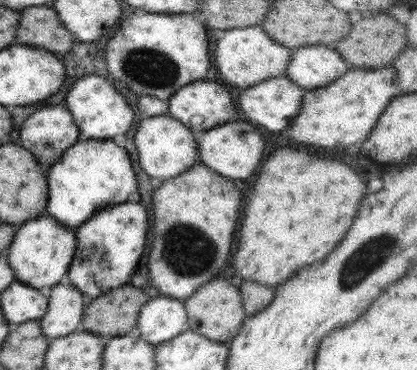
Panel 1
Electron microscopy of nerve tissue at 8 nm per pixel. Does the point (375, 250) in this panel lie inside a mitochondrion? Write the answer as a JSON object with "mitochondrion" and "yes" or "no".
{"mitochondrion":"yes"}

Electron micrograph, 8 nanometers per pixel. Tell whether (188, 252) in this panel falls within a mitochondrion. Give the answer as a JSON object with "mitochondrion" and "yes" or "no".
{"mitochondrion":"yes"}

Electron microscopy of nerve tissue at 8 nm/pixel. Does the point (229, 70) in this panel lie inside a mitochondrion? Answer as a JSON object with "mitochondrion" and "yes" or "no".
{"mitochondrion":"no"}

